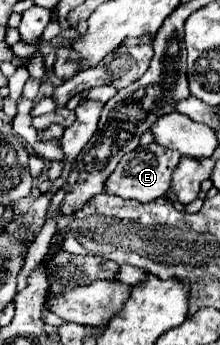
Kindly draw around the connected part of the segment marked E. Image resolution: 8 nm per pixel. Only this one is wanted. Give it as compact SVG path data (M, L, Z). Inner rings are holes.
M158 143L140 145L136 151L122 157L118 167L114 169L114 173L106 181L106 193L118 195L118 197L124 197L124 199L138 199L142 203L164 197L170 189L170 177L172 177L172 171L176 169L180 157L182 155L178 151L160 147Z

